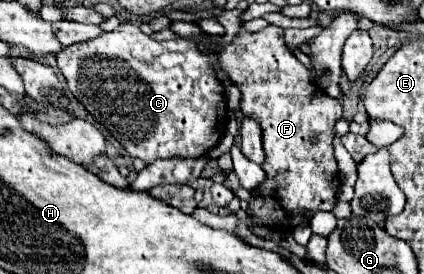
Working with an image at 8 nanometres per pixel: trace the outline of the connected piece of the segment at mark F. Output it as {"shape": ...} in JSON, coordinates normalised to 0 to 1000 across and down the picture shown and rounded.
{"shape":[[[408,80],[403,109],[441,146],[460,146],[474,190],[507,190],[526,263],[540,277],[545,307],[554,307],[568,328],[568,409],[578,423],[597,423],[611,438],[620,467],[620,547],[625,547],[625,599],[620,620],[630,628],[625,672],[597,701],[597,737],[587,745],[587,781],[601,788],[597,810],[616,825],[634,825],[658,847],[686,847],[696,825],[729,818],[733,788],[752,766],[781,766],[795,737],[795,686],[800,686],[800,642],[795,642],[795,591],[785,577],[785,474],[790,445],[804,431],[804,387],[790,358],[757,343],[733,255],[710,234],[696,197],[672,168],[667,146],[667,102],[634,95],[616,117],[578,117],[568,109],[550,131],[545,153],[526,153],[526,131],[498,131],[483,124],[460,80]]]}

